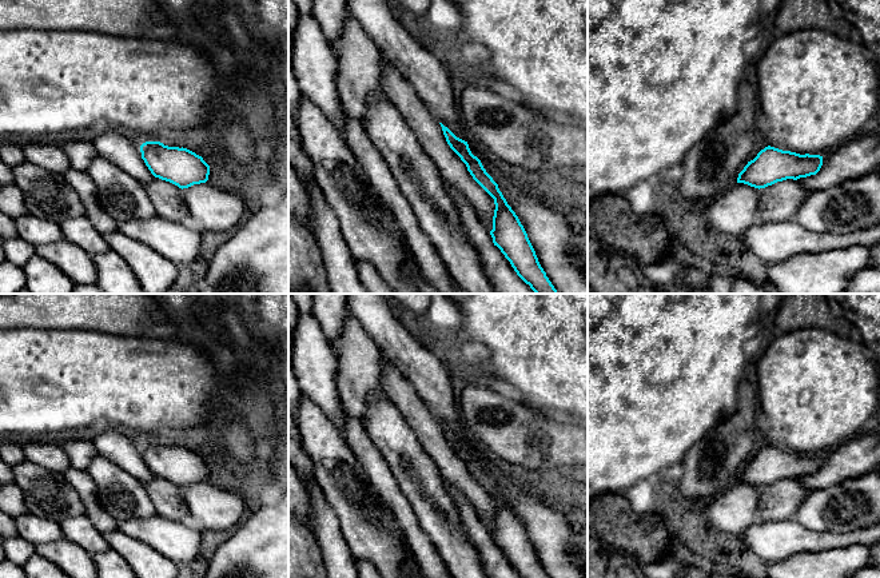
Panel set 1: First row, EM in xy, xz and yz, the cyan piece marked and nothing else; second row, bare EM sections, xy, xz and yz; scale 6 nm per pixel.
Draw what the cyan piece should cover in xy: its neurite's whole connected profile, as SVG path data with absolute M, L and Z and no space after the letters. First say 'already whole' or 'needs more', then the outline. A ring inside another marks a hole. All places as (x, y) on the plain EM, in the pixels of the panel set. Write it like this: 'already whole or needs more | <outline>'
already whole | M146 441L140 445L140 451L155 477L170 481L182 489L208 479L210 465L202 455L187 447Z

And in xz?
already whole | M439 422L450 447L466 463L473 478L494 498L495 509L490 534L521 578L549 578L541 566L535 550L518 515L507 503L498 483L486 471L481 459L474 455L467 441L457 437Z

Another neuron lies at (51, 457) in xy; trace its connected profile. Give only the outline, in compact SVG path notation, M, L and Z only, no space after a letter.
M23 439L25 461L33 462L47 470L63 474L71 462L61 446L41 442L40 439Z

